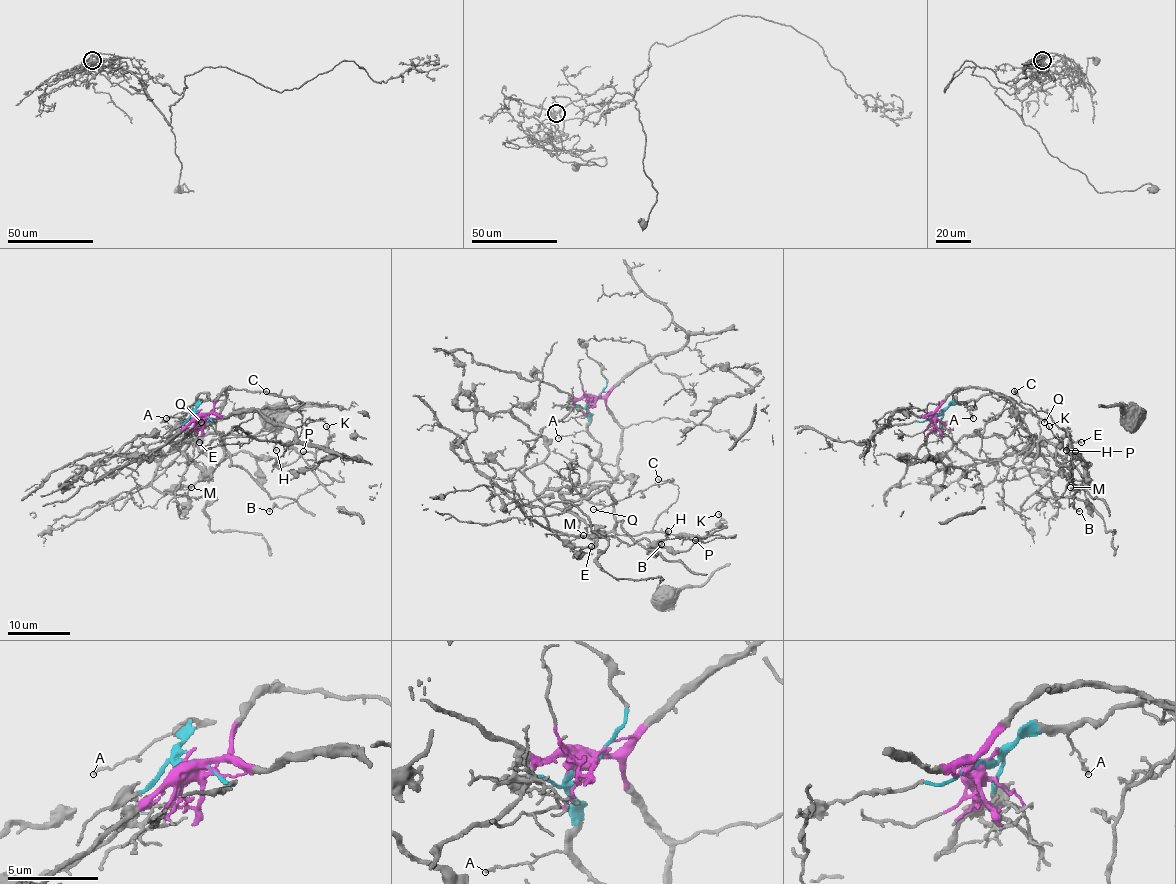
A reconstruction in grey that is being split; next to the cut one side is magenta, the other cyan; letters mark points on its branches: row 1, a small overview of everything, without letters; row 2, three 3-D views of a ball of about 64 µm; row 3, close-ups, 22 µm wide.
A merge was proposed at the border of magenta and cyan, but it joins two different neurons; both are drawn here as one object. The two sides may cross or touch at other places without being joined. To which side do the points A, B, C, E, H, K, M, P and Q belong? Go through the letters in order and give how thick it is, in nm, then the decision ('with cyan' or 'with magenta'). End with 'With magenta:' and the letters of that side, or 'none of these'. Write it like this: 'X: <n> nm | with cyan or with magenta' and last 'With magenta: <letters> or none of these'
A: 140 nm | with cyan
B: 170 nm | with cyan
C: 130 nm | with cyan
E: 160 nm | with cyan
H: 170 nm | with cyan
K: 130 nm | with cyan
M: 150 nm | with cyan
P: 240 nm | with cyan
Q: 140 nm | with cyan
With magenta: none of these

